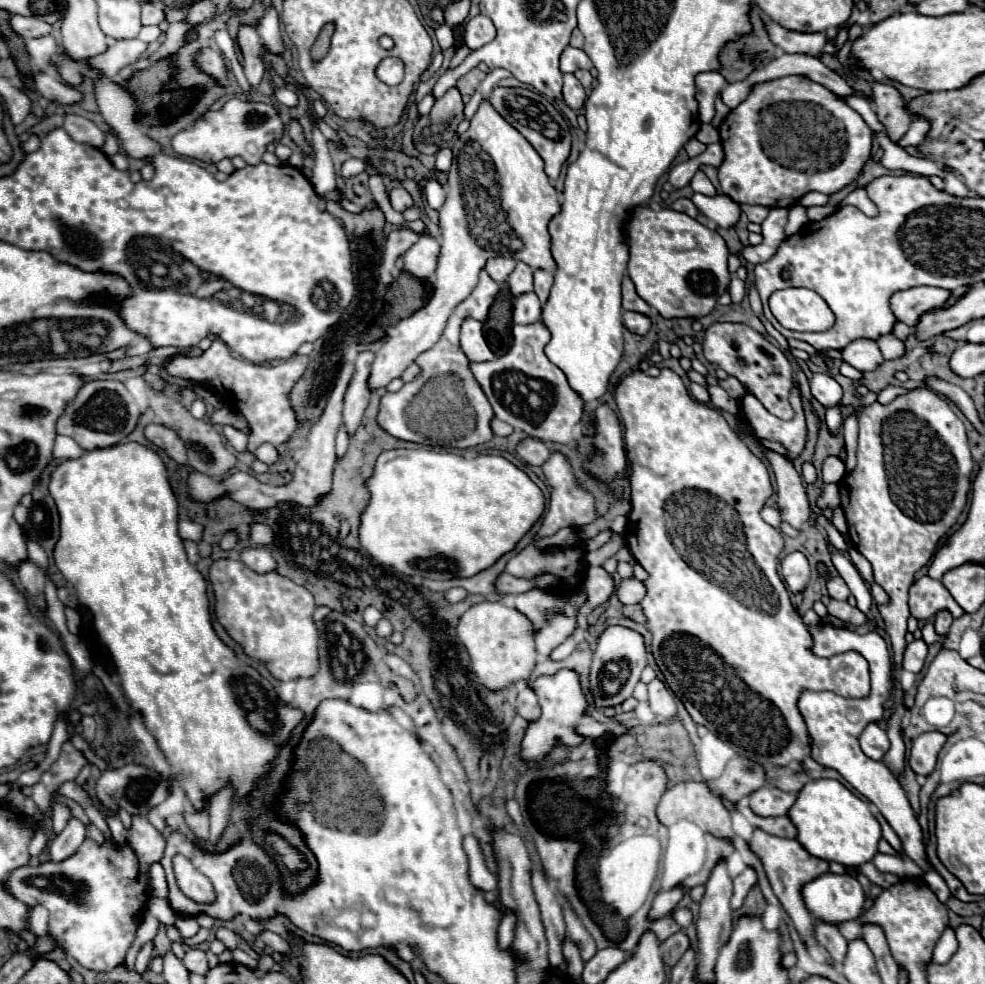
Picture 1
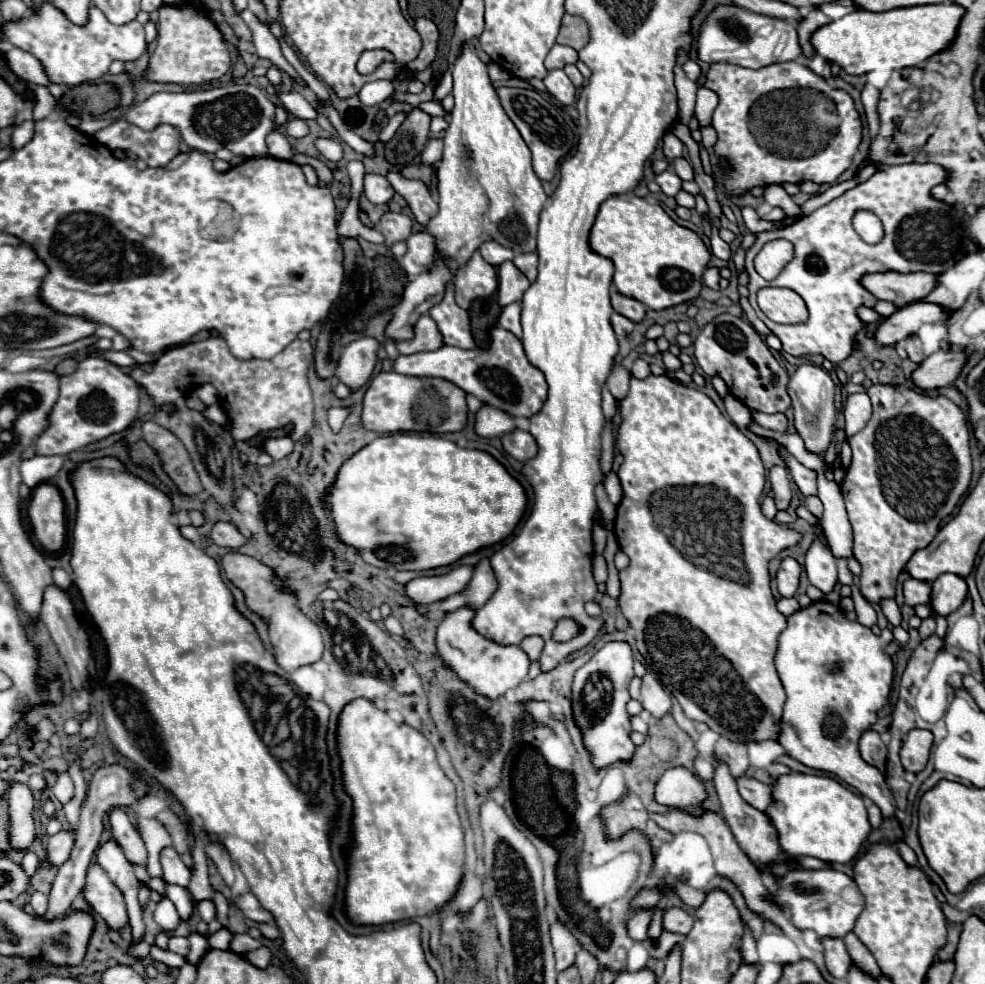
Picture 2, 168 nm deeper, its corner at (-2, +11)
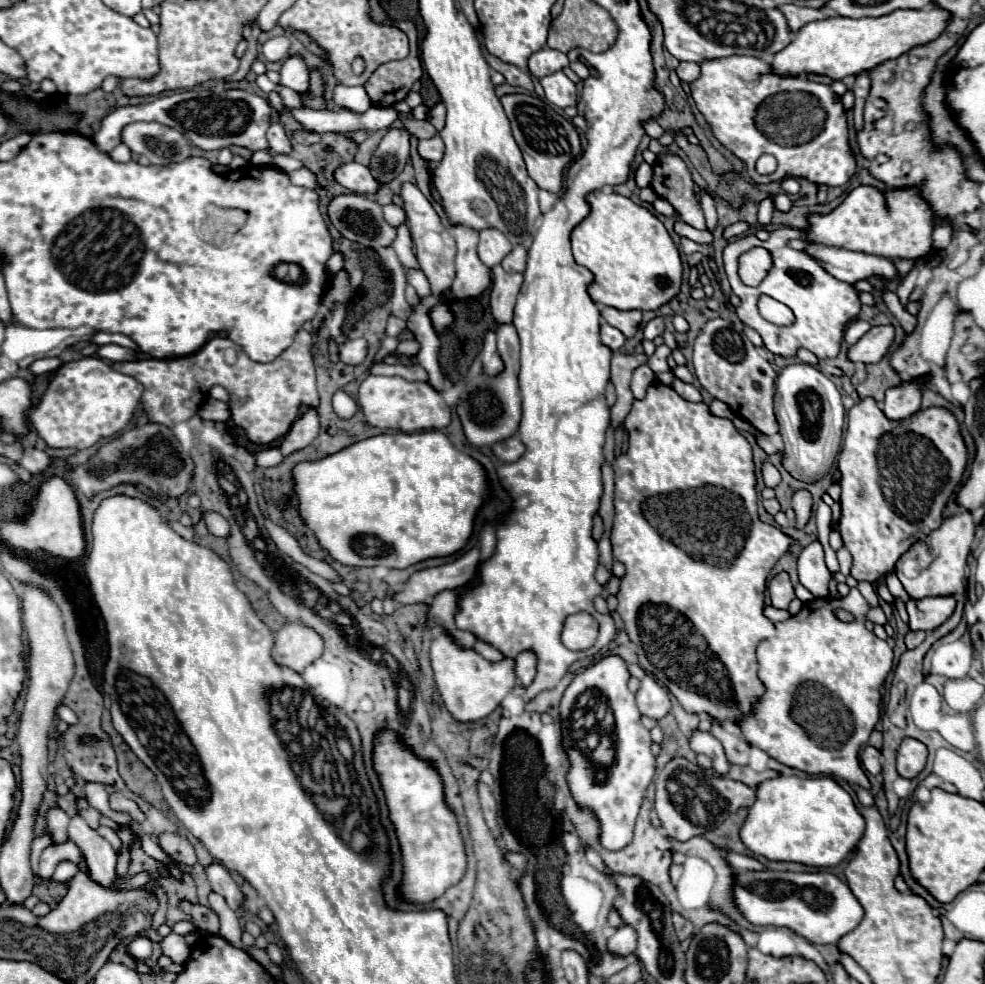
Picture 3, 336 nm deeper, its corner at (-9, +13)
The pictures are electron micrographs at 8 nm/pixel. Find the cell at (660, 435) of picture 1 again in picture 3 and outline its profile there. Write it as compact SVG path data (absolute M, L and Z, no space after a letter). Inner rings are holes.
M651 384L647 388L647 396L643 400L633 402L631 412L627 414L623 422L627 436L629 436L629 450L625 452L627 466L617 466L617 460L613 462L615 470L615 520L611 530L611 546L613 546L613 560L625 564L625 578L621 580L621 590L617 594L619 608L625 622L625 630L629 634L629 640L635 644L635 654L639 658L639 666L657 678L667 690L681 702L681 706L687 712L695 714L709 714L711 718L719 718L723 722L735 722L749 714L751 704L757 696L763 694L763 684L757 678L757 658L755 648L761 640L775 634L773 622L769 622L763 612L763 598L765 598L765 580L777 560L789 550L791 538L787 538L779 528L763 524L757 516L757 490L755 490L755 466L753 466L753 454L751 444L735 430L731 420L711 416L707 410L707 404L699 402L687 402L683 400L673 388L663 384ZM707 486L715 486L721 492L707 492Z

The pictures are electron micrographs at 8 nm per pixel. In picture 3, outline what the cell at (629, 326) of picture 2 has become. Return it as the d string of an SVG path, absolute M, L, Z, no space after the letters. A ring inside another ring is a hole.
M601 322L601 342L605 342L611 352L617 352L625 344L625 336L617 328Z

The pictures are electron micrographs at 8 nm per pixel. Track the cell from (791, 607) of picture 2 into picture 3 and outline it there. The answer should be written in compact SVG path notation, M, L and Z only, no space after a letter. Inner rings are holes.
M767 593L765 595L765 603L763 613L773 623L782 622L791 617L791 614L789 614L786 609L773 608L770 604L769 595Z

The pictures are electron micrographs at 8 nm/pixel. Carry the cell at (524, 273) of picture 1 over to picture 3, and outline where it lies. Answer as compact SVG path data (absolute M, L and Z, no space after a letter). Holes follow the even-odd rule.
M501 266L491 268L491 294L489 294L489 306L491 314L497 320L497 324L509 324L513 318L513 306L515 298L519 294L519 288L523 284L521 274L509 274Z

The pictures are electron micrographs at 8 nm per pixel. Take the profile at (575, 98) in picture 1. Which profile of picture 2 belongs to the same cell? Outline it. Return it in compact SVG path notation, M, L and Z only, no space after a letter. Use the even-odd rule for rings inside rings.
M554 70L544 78L546 88L556 96L556 100L560 100L562 104L574 104L576 100L576 86L572 84L572 80L566 76L564 70Z

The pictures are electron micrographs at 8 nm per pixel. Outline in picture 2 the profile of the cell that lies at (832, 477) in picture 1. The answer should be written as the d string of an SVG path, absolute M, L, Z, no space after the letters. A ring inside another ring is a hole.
M780 450L780 454L782 454L782 458L784 458L796 486L800 488L800 492L804 496L816 494L816 478L818 478L818 474L814 470L810 470L810 468L802 468L802 464L794 456L790 456L786 450Z

